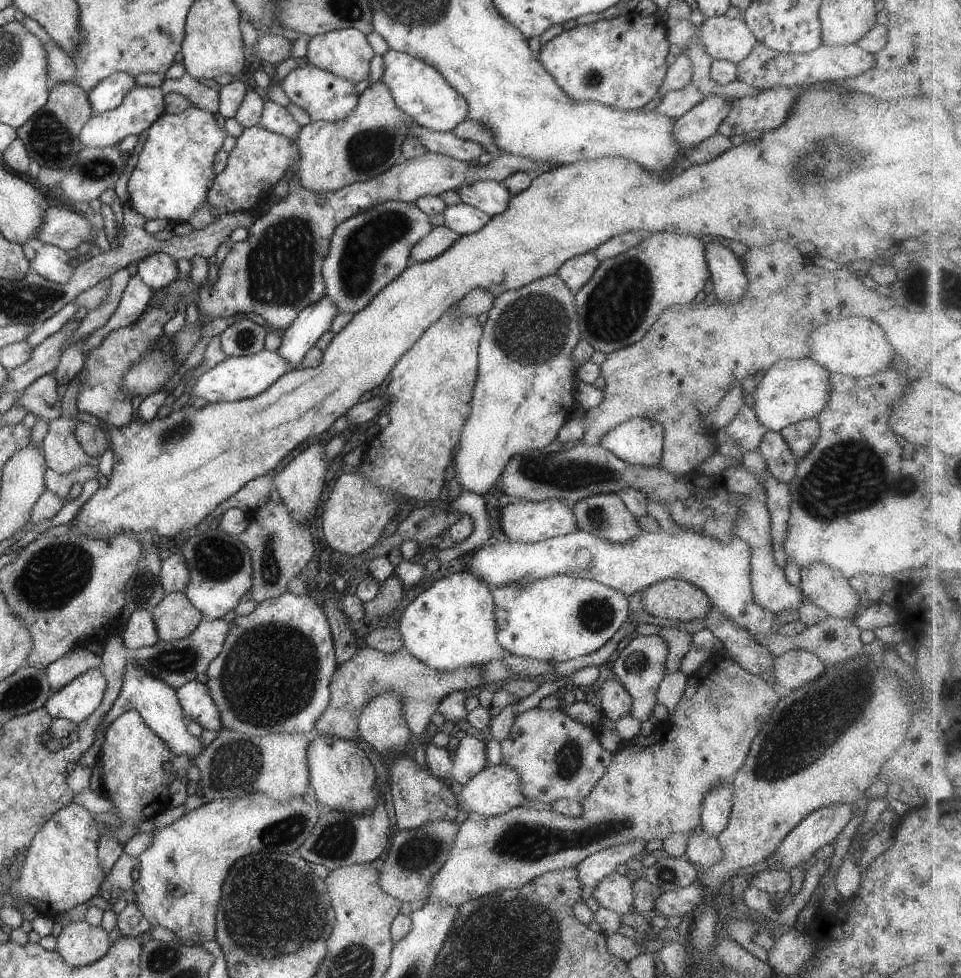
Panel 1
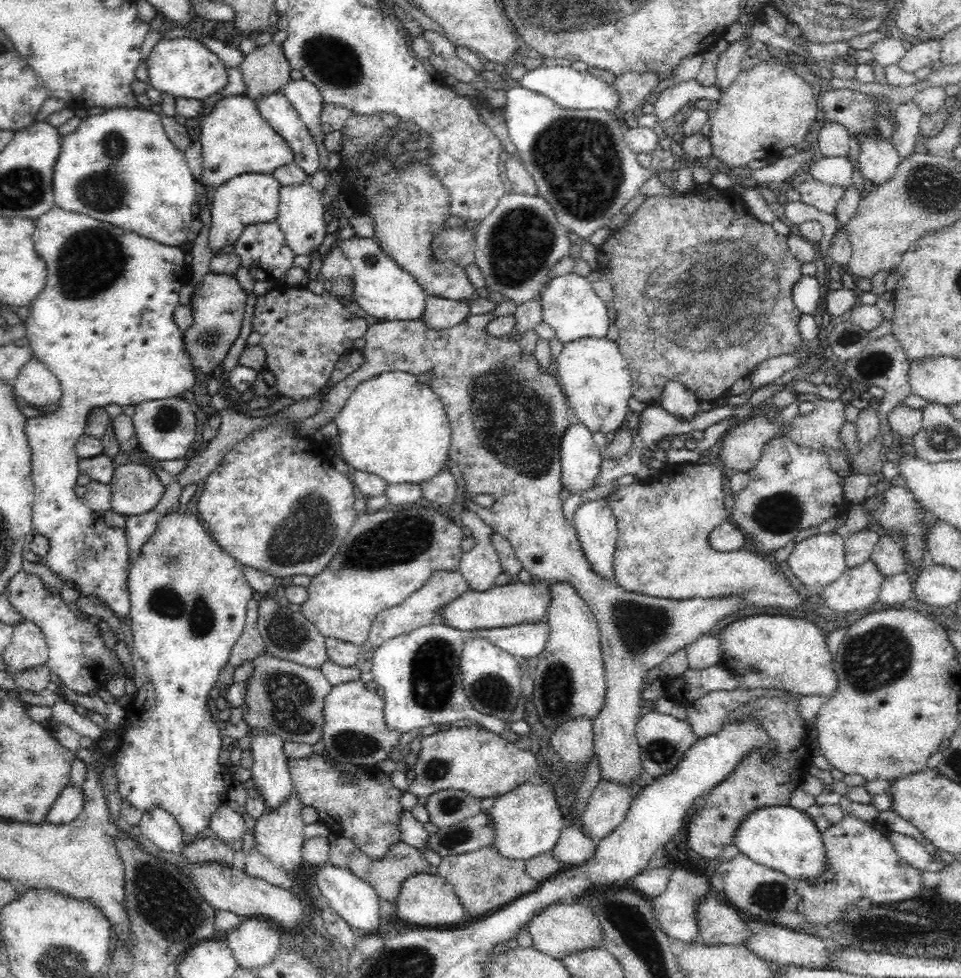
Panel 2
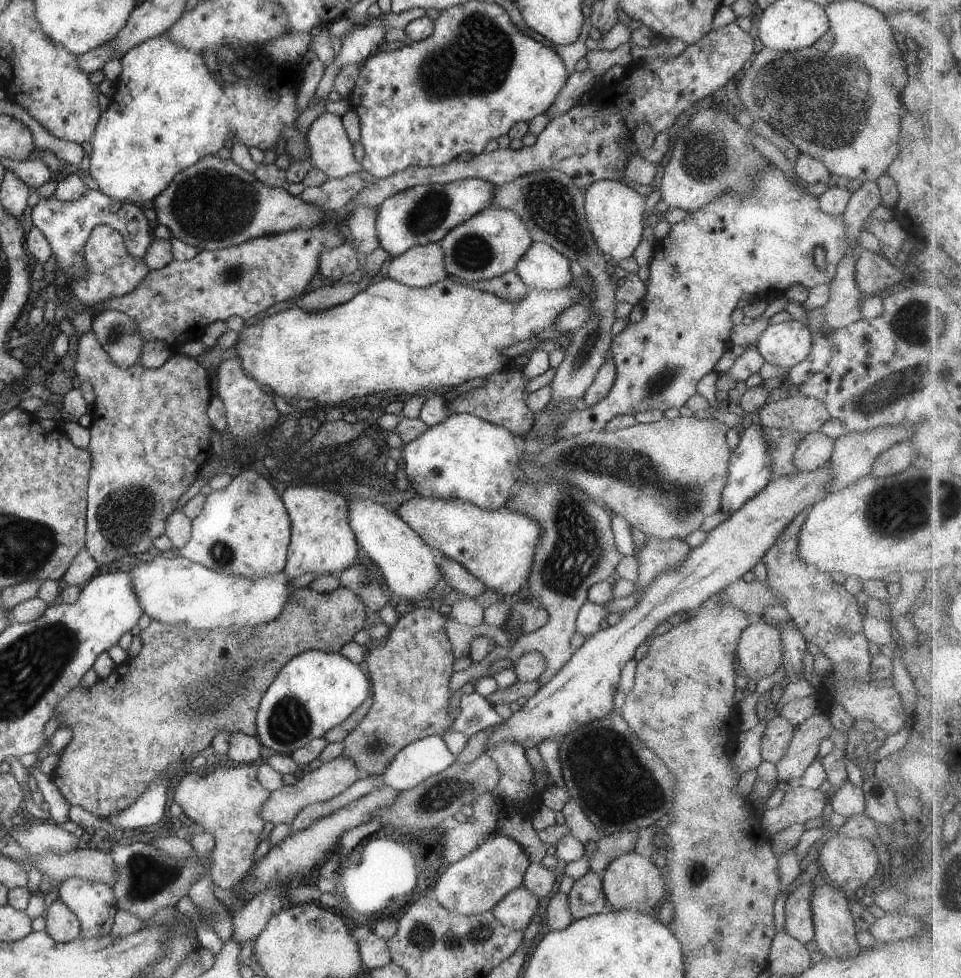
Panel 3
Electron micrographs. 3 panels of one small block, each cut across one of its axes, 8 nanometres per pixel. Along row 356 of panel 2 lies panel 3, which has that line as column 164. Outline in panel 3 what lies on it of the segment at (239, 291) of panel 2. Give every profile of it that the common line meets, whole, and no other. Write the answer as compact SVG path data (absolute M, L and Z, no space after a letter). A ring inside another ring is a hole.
M216 155L200 157L196 164L179 172L170 184L154 199L154 210L159 224L164 224L171 230L172 237L179 238L182 242L190 244L201 250L216 250L231 247L244 241L260 238L266 235L275 235L296 229L325 227L338 235L342 234L346 242L357 252L357 246L352 243L353 236L349 226L333 213L325 211L315 204L302 200L300 196L288 193L286 188L269 187L254 173L245 171L236 165L232 159L223 159Z

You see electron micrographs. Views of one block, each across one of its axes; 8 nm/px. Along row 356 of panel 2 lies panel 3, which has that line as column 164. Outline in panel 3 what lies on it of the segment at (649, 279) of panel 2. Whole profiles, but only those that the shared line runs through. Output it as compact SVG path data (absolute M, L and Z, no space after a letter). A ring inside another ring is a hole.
M309 586L301 587L291 592L286 604L281 608L280 614L267 623L254 625L253 627L239 627L232 625L231 627L220 627L210 629L209 631L201 631L198 629L189 629L180 625L164 624L160 621L152 621L149 626L140 631L142 639L141 651L132 658L128 658L123 663L116 665L108 678L98 678L96 683L86 691L81 684L73 688L57 705L53 712L53 717L60 716L61 724L68 725L73 732L72 740L66 748L59 752L59 761L51 774L52 780L56 783L63 797L71 806L80 805L93 815L106 819L116 816L130 805L133 805L138 797L147 790L147 786L151 780L158 775L166 775L170 780L173 779L177 771L179 771L185 761L188 759L199 759L210 751L212 739L222 730L230 733L239 732L248 736L257 736L257 712L260 701L266 692L266 689L273 683L278 671L297 654L308 649L316 649L324 652L339 653L340 649L352 641L354 635L362 633L366 628L366 620L368 618L367 608L363 600L346 587L339 586L332 592L317 593L312 591Z

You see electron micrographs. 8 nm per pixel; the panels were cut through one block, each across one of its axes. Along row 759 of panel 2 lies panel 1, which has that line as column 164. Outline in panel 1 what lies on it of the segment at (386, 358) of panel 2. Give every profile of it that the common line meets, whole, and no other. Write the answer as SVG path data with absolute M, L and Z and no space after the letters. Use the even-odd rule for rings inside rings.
M183 592L167 593L151 613L159 639L168 642L190 636L205 618Z

